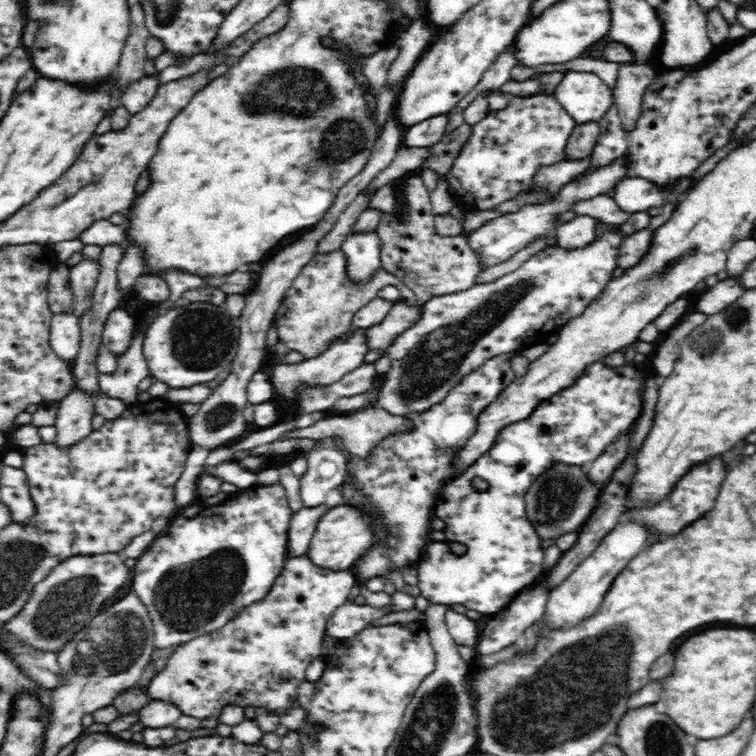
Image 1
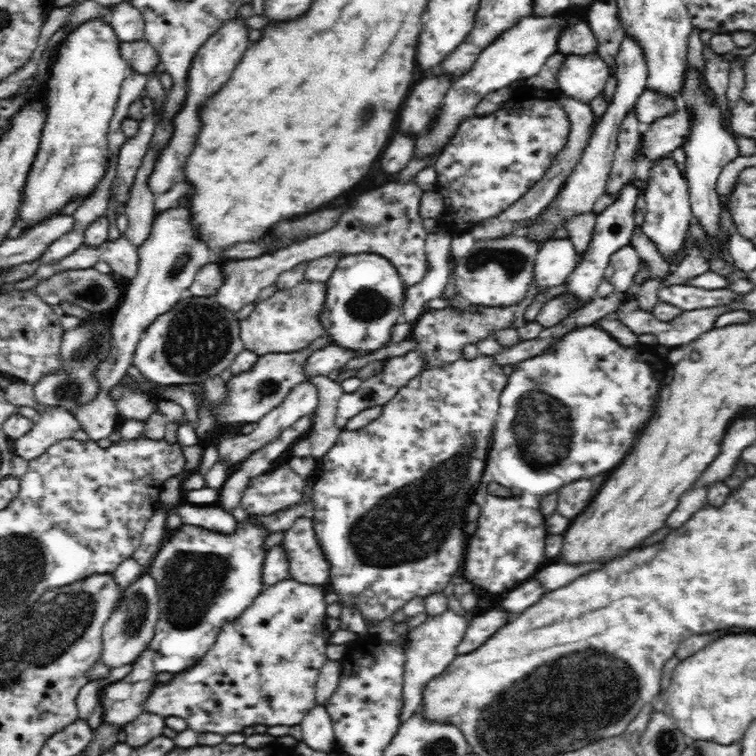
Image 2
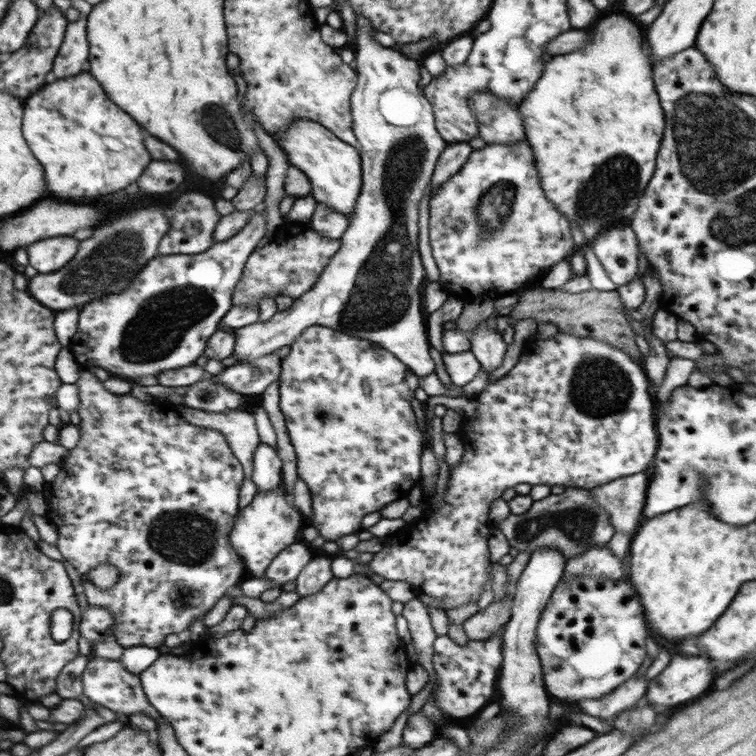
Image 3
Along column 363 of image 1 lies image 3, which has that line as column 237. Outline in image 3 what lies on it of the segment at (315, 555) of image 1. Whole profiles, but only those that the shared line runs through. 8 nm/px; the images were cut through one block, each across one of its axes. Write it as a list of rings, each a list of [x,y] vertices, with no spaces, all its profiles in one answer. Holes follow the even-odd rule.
[[[283,485],[275,490],[256,492],[252,501],[244,508],[239,509],[239,517],[231,530],[231,547],[237,552],[238,558],[246,563],[249,575],[261,578],[269,564],[289,544],[293,545],[295,534],[299,530],[299,514],[287,504]]]

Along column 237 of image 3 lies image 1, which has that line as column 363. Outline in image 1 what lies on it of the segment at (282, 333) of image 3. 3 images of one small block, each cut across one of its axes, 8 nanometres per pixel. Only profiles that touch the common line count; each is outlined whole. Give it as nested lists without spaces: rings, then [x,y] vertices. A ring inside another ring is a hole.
[[[355,327],[349,336],[339,341],[333,342],[328,350],[312,358],[312,360],[302,360],[294,364],[278,364],[270,368],[270,380],[274,383],[276,394],[284,396],[286,400],[295,402],[298,390],[302,386],[326,386],[338,382],[346,373],[352,372],[356,367],[364,363],[364,357],[370,352],[370,345],[366,339],[366,329]]]

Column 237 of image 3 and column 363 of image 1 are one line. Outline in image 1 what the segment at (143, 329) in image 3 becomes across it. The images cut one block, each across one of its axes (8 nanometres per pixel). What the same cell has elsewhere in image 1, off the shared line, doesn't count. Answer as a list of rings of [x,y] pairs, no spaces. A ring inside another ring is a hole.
[[[350,231],[340,246],[346,258],[346,272],[351,282],[368,282],[381,266],[382,241],[375,231]]]

